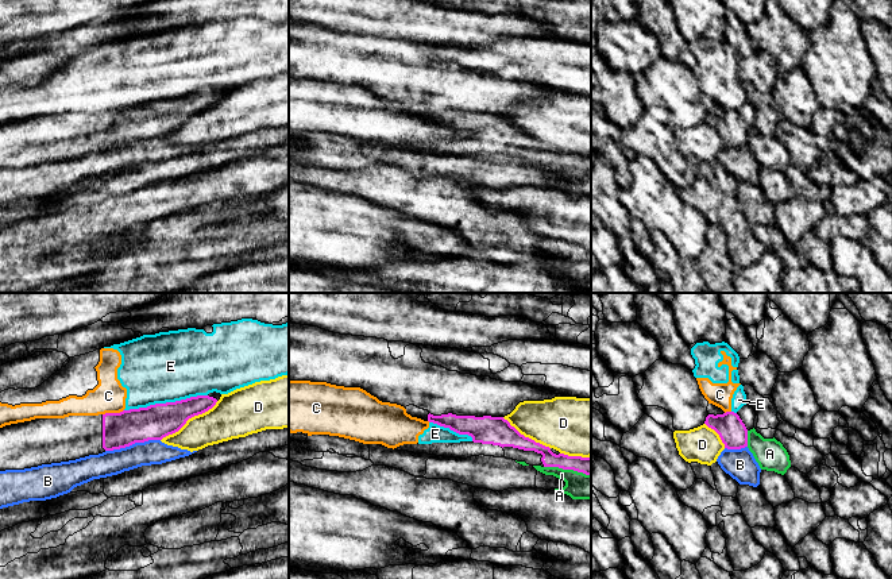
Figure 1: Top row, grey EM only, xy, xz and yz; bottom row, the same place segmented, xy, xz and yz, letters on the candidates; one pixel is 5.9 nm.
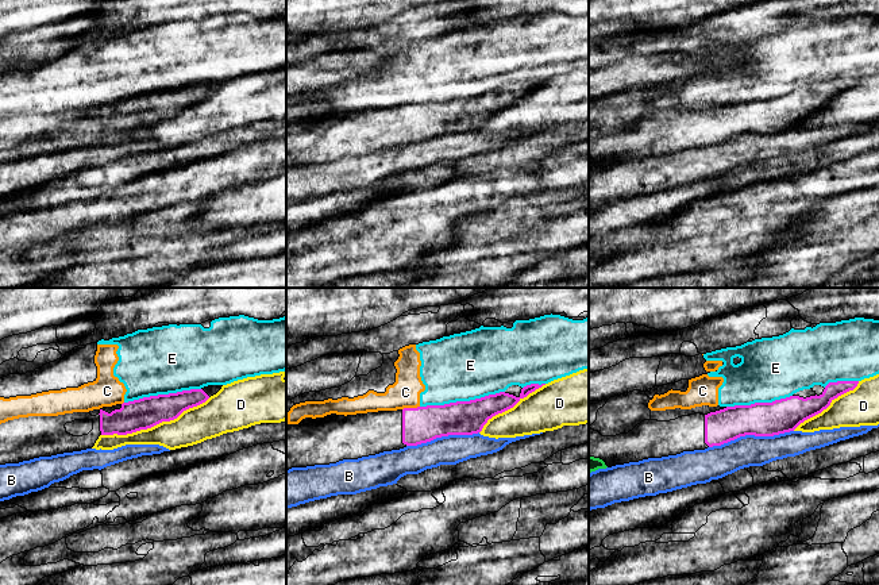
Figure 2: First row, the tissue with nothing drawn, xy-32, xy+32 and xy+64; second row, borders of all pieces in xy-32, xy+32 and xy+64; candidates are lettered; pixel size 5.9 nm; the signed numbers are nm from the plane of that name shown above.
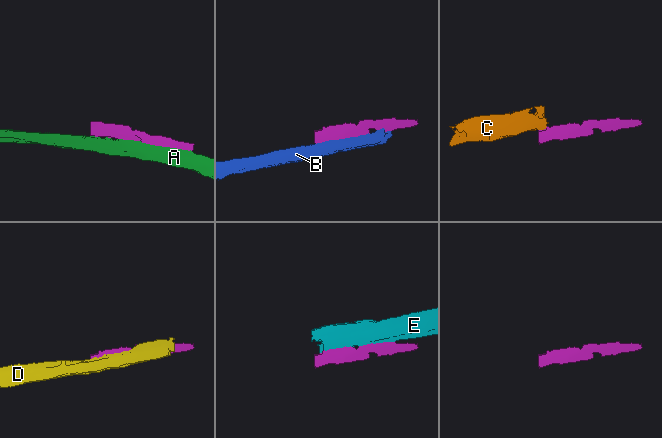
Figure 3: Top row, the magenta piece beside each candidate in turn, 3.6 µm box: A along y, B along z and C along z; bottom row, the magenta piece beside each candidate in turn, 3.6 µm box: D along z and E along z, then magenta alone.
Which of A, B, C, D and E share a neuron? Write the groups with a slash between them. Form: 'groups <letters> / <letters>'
groups A / B / C E / D

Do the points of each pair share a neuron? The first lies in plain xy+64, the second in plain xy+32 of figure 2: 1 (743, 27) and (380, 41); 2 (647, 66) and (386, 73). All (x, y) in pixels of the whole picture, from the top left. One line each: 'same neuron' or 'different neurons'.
1: same neuron
2: different neurons

